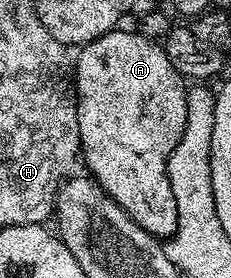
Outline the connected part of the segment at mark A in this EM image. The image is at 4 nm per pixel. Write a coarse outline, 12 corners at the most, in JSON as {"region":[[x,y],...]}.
{"region":[[114,29],[80,48],[80,158],[144,231],[177,232],[187,83]]}

